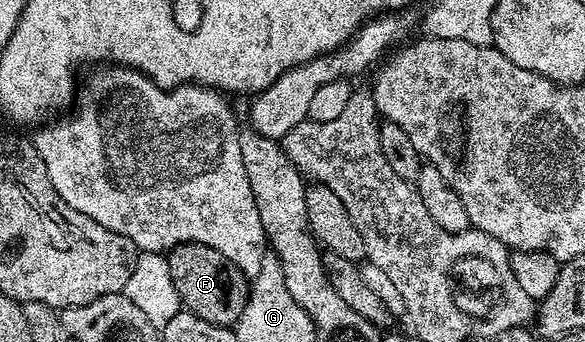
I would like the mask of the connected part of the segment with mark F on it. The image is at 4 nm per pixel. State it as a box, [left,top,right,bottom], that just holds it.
[167,243,251,326]

